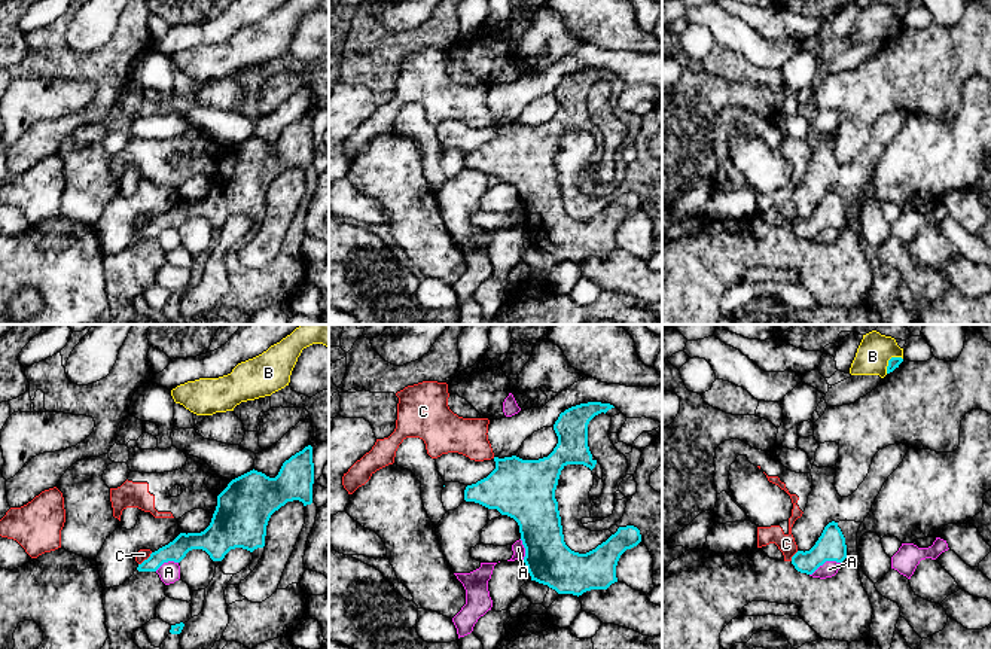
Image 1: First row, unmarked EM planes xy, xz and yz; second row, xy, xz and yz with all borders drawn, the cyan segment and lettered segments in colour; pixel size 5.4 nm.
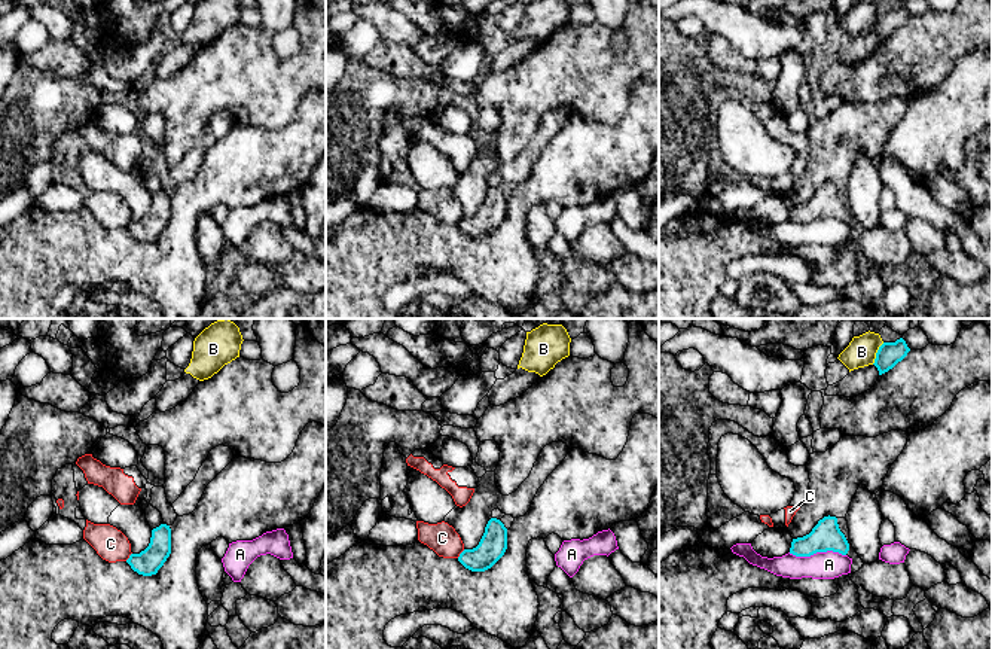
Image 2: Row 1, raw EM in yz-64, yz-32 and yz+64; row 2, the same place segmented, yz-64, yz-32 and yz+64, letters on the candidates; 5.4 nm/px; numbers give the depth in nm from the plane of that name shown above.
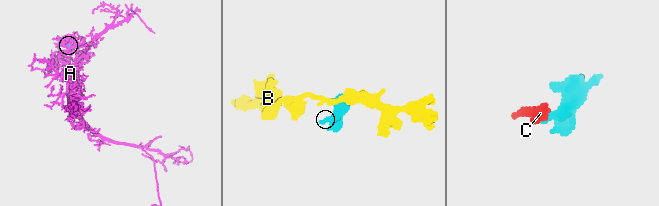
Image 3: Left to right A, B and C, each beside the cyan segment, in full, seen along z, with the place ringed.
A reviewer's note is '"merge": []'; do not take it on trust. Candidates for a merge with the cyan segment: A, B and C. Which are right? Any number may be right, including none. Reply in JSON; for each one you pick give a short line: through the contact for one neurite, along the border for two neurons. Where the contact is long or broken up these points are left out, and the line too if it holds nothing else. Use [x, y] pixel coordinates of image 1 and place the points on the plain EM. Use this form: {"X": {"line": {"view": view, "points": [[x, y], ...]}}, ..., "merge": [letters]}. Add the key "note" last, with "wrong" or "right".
{"merge": [], "note": "right"}

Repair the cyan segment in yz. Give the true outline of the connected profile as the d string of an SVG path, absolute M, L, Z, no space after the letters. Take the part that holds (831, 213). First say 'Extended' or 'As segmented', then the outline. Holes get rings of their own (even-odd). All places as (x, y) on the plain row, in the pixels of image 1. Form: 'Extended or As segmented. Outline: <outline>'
As segmented. Outline: M829 189L809 217L798 217L792 231L801 240L812 241L826 228L842 229L847 225L845 204L838 189Z

